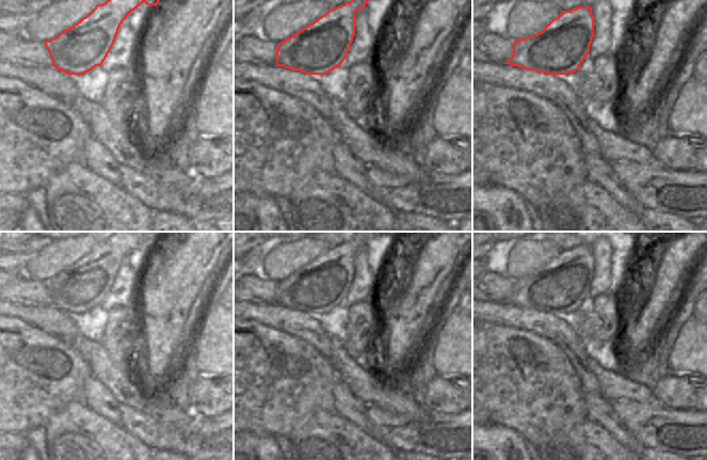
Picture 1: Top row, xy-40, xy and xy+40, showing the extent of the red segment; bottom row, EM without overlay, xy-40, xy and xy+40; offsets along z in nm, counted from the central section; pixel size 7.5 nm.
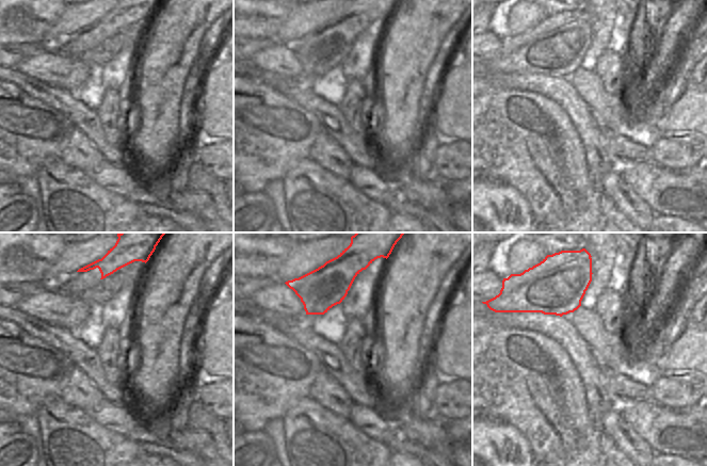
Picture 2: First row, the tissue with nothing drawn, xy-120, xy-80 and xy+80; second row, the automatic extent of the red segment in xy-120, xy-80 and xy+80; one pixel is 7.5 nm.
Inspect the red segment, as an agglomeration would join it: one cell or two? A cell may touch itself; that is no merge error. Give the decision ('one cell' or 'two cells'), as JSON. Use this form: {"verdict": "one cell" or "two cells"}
{"verdict": "two cells"}

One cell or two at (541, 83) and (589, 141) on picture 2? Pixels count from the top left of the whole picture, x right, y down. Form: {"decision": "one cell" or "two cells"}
{"decision": "one cell"}

